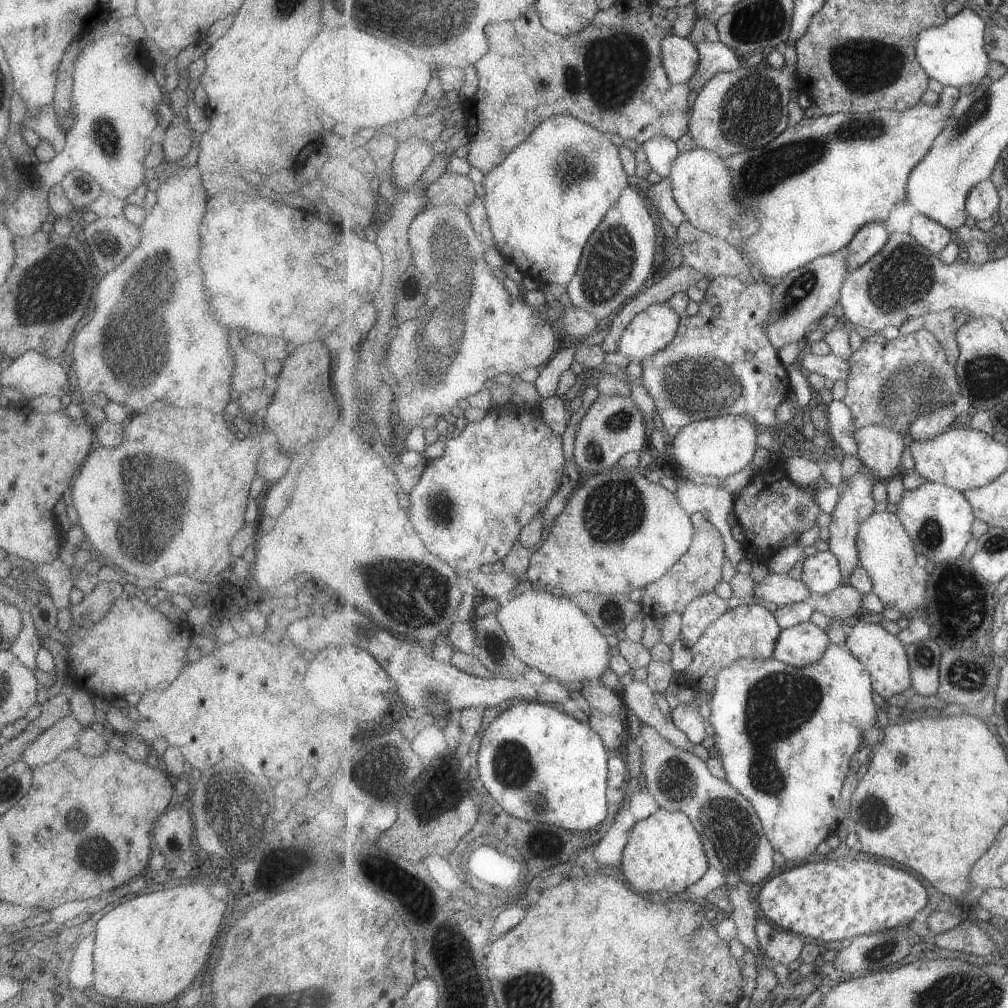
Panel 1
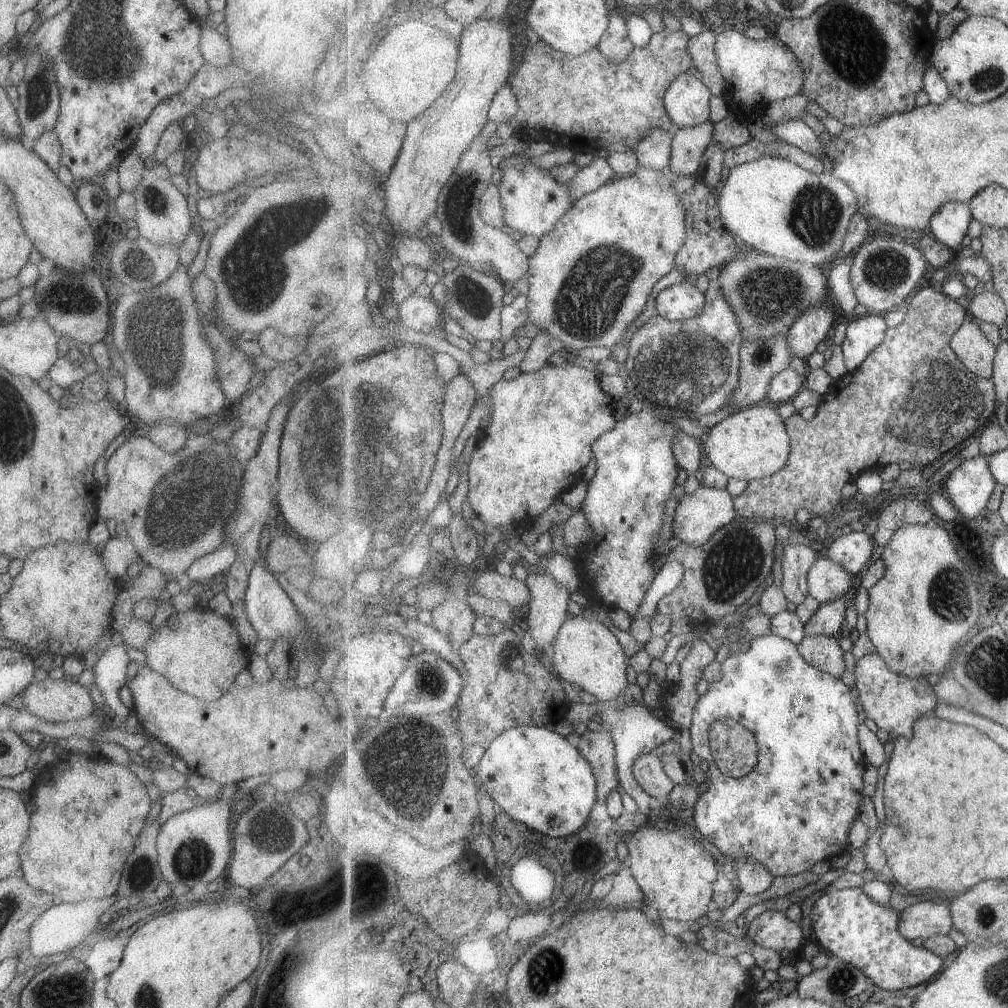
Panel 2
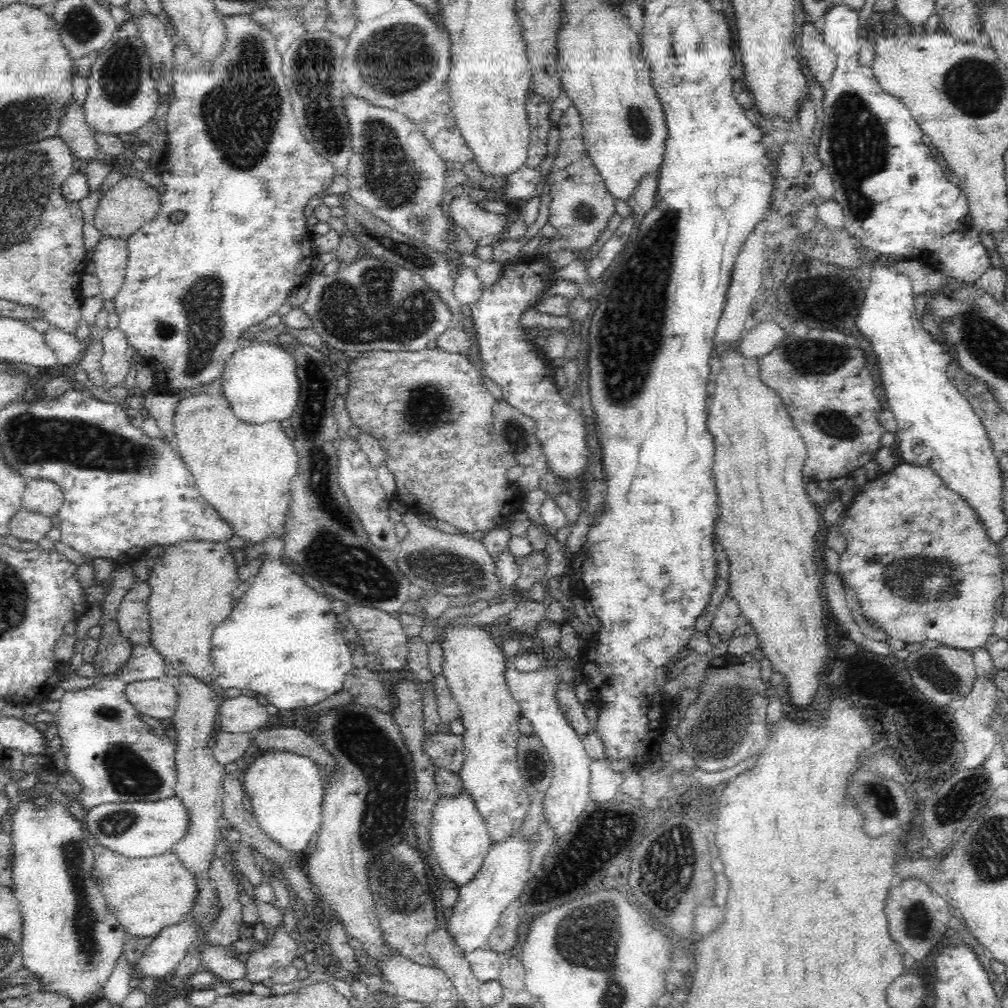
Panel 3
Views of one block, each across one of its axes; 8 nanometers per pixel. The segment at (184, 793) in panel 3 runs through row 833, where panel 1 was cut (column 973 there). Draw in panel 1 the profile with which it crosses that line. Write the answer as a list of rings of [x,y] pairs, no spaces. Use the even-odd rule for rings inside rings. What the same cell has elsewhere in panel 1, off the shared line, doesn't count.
[[[992,178],[985,179],[974,186],[967,198],[968,214],[976,221],[987,220],[999,211],[1002,195]]]

